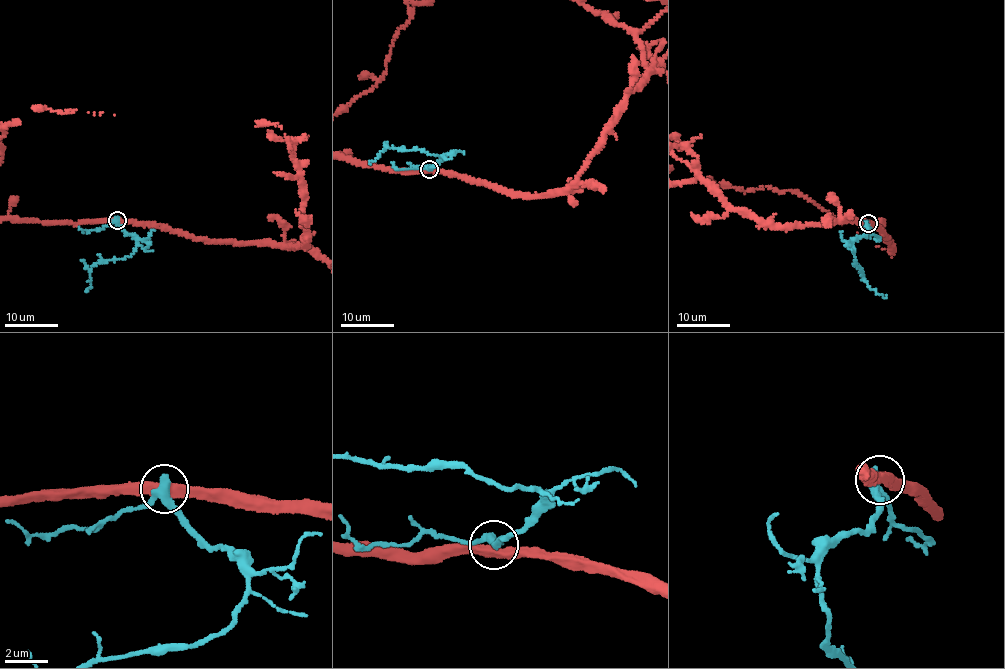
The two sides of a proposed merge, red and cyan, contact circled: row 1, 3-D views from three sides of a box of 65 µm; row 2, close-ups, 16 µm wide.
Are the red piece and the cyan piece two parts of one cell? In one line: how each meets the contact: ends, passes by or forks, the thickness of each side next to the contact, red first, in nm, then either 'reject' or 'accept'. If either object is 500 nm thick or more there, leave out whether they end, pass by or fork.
red passes by; cyan passes by; calibres 440 and 360 nm; reject

